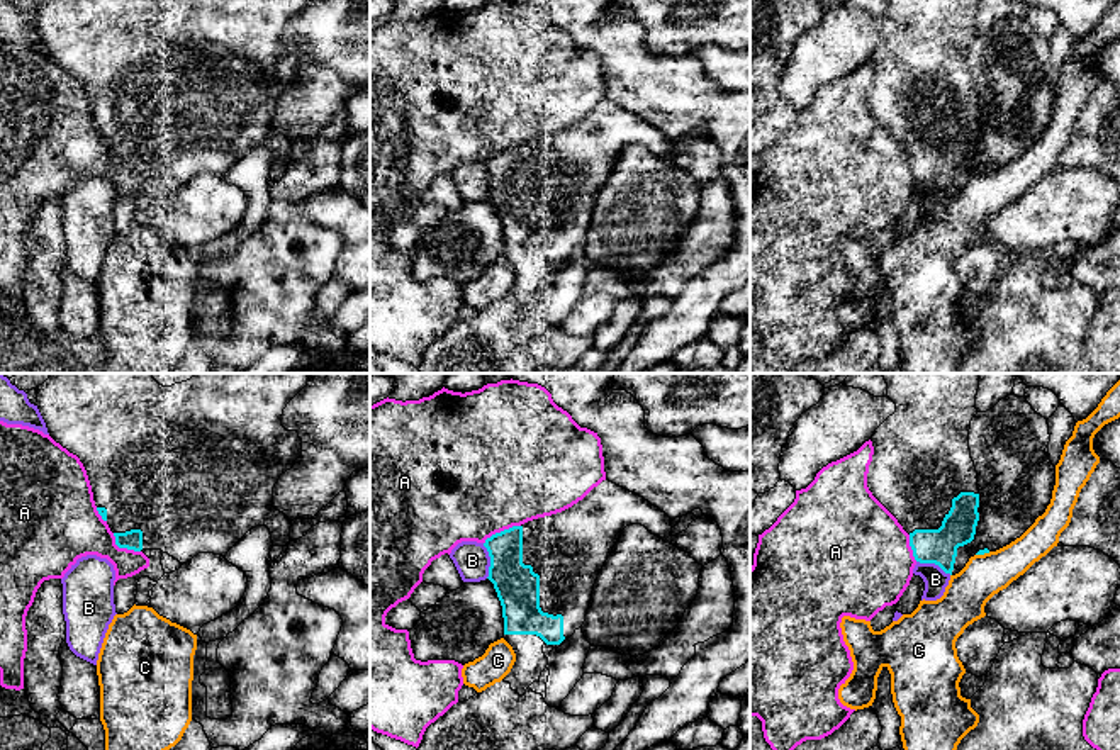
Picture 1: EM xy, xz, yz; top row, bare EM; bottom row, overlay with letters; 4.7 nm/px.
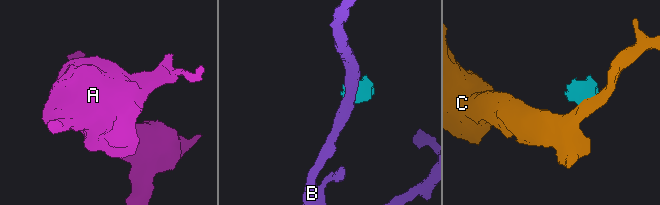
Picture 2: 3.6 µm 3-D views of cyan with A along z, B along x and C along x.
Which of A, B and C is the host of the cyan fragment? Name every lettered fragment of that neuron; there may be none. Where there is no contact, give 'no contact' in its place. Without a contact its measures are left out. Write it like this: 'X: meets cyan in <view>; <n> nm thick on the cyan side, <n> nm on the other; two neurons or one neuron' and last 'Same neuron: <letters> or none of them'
A: meets cyan in xz; 200 nm thick on the cyan side, 500 nm on the other; two neurons
B: meets cyan in xz; 200 nm thick on the cyan side, 170 nm on the other; two neurons
C: meets cyan in yz; 30 nm thick on the cyan side, 200 nm on the other; two neurons
Same neuron: none of them

